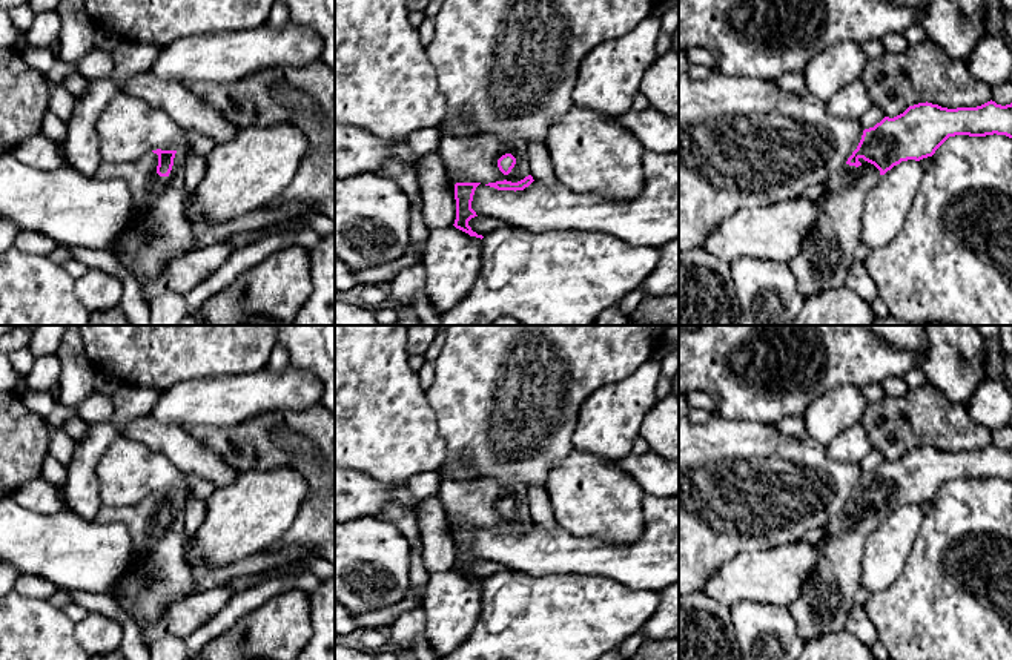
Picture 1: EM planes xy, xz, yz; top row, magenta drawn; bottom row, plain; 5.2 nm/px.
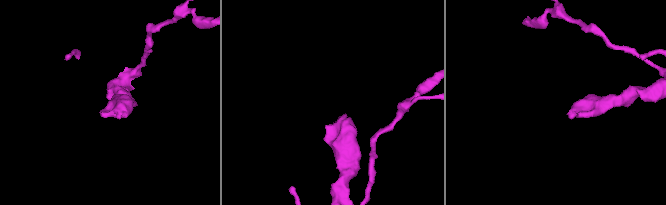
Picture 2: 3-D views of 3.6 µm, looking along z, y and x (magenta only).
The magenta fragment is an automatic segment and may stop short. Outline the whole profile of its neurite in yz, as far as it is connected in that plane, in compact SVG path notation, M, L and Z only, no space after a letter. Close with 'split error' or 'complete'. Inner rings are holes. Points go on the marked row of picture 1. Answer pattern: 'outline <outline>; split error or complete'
outline M991 100L977 107L948 109L926 101L909 106L894 118L885 117L874 127L865 129L857 149L828 181L829 189L825 196L817 200L822 216L811 227L797 255L788 262L797 279L800 295L809 299L845 287L855 261L855 250L862 244L863 196L881 175L901 161L920 161L932 157L949 137L986 137L994 134L1012 138L1012 103L1001 106Z; split error

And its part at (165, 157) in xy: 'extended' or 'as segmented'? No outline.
extended

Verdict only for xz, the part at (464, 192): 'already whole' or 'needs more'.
needs more

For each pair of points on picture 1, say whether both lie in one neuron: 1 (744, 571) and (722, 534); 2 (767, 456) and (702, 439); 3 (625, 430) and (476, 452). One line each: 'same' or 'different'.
1: different
2: same
3: different

